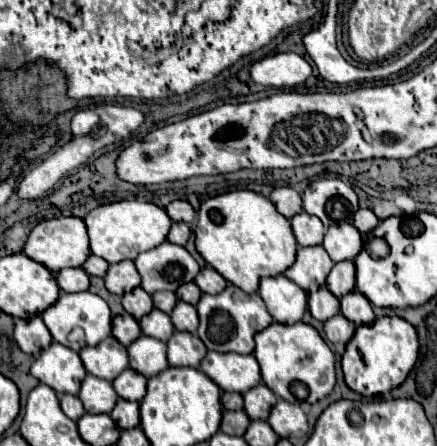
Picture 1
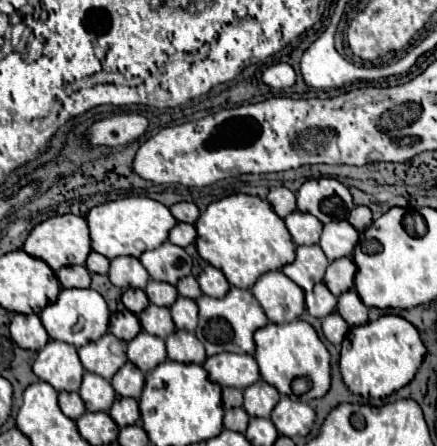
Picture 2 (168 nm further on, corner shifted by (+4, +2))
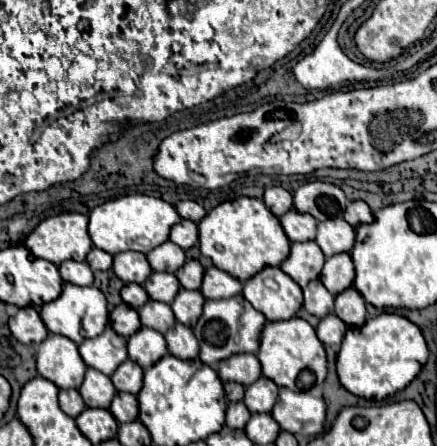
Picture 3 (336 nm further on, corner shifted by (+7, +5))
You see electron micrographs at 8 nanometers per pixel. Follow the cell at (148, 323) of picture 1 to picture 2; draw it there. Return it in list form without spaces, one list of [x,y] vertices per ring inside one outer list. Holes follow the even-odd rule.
[[[151,304],[137,318],[139,318],[141,328],[145,332],[149,332],[153,336],[159,336],[159,338],[167,338],[175,330],[175,324],[173,324],[173,318],[169,314],[169,308],[161,308],[161,306]]]

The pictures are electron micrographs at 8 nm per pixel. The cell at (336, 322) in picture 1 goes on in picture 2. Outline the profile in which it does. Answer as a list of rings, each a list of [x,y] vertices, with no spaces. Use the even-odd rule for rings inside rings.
[[[329,314],[327,318],[323,318],[323,334],[329,342],[333,344],[341,344],[345,334],[349,332],[349,324],[343,322],[343,318],[339,318],[339,314]]]

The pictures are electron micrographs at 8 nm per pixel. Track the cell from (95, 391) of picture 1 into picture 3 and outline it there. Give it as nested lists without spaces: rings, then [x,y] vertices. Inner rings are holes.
[[[88,369],[84,383],[80,387],[80,395],[84,397],[84,403],[88,407],[108,409],[114,395],[116,395],[116,387],[112,385],[108,375],[100,373],[98,369]]]

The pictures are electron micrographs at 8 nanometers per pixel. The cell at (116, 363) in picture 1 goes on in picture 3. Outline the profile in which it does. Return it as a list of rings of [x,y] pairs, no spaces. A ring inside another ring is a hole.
[[[106,327],[106,331],[94,339],[84,339],[78,345],[78,351],[88,367],[98,369],[104,375],[112,375],[112,371],[128,359],[126,339],[120,339],[112,327]]]

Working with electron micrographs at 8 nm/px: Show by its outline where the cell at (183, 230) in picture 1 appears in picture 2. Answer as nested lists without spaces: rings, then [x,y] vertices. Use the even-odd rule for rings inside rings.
[[[177,222],[171,232],[169,232],[169,242],[171,244],[177,244],[181,248],[185,248],[187,244],[195,242],[197,238],[197,232],[195,232],[195,226],[193,224],[185,224],[185,222]]]

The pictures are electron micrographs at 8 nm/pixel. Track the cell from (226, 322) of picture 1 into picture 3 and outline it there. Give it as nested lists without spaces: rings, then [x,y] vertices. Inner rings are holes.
[[[242,295],[230,297],[230,299],[208,299],[204,303],[204,313],[194,327],[194,335],[200,343],[200,359],[202,363],[208,363],[210,367],[216,367],[216,363],[238,355],[238,353],[258,353],[260,347],[260,335],[264,329],[266,317],[256,311]]]

